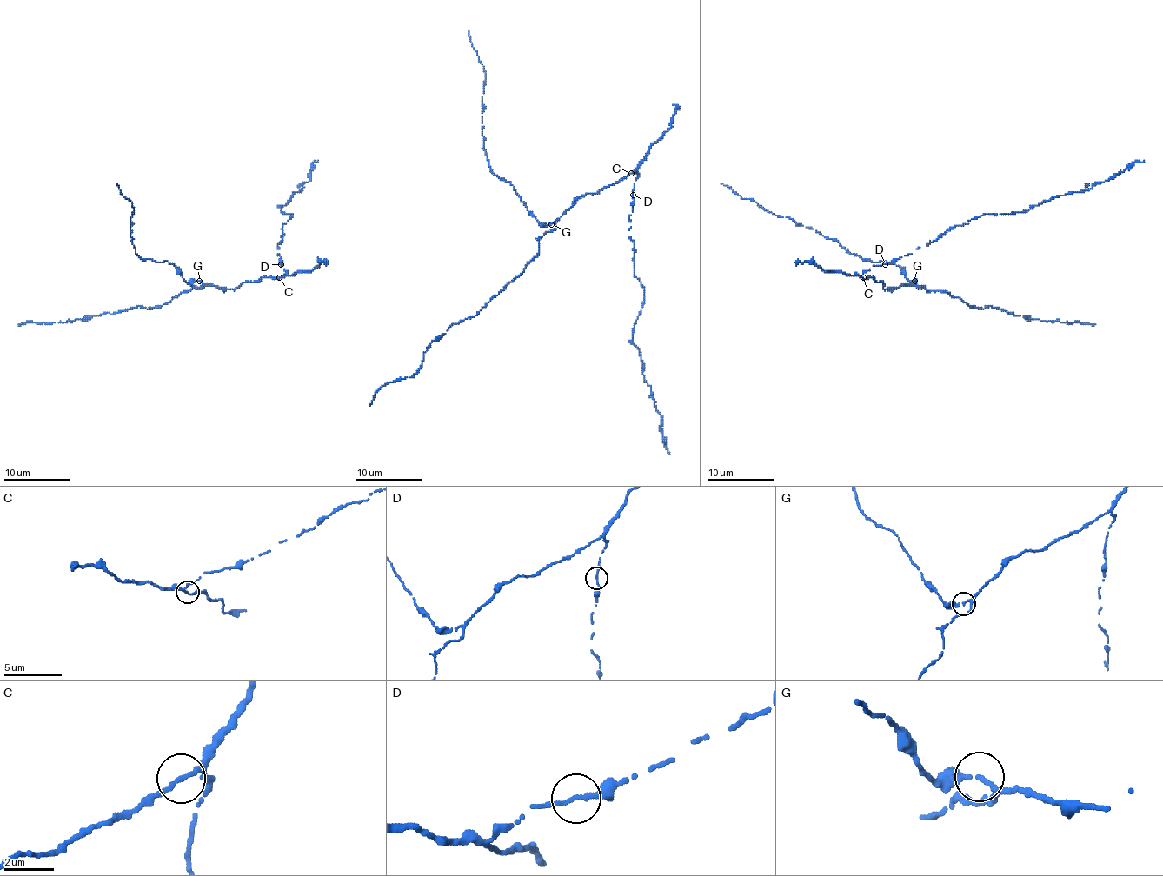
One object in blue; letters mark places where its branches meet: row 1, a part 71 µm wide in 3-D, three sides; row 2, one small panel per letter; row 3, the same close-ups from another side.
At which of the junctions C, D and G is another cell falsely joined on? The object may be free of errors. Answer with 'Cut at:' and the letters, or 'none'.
Cut at: none

